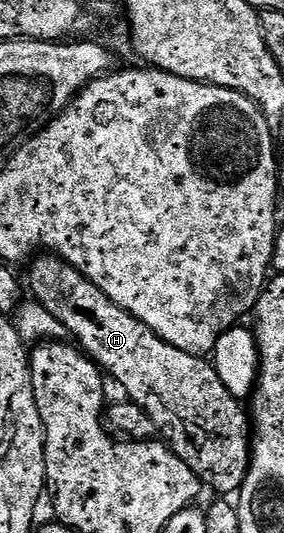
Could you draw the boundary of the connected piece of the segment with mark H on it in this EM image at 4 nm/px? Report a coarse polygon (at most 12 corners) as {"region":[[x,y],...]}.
{"region":[[58,254],[34,301],[219,496],[253,426],[206,357],[181,352]]}

